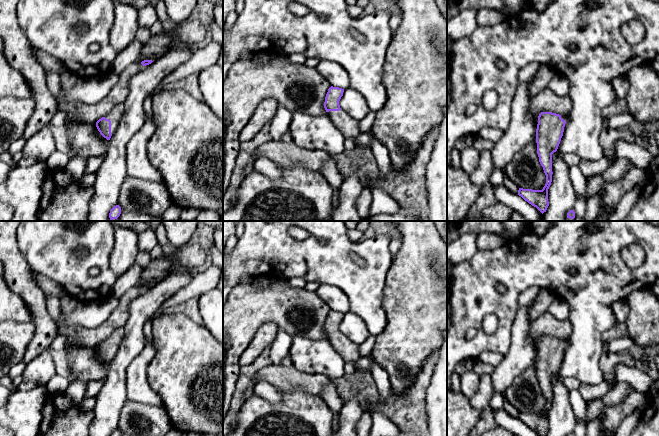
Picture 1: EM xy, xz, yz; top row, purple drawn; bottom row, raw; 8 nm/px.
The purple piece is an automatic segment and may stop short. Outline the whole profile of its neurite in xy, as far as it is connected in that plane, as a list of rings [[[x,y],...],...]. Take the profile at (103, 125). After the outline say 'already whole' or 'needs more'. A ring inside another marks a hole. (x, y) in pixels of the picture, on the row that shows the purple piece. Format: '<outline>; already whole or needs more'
[[[119,104],[113,108],[106,116],[102,117],[96,122],[98,131],[107,140],[110,140],[111,136],[116,131],[123,112],[124,106],[123,104]]]; needs more

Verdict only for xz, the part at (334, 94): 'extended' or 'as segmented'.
extended

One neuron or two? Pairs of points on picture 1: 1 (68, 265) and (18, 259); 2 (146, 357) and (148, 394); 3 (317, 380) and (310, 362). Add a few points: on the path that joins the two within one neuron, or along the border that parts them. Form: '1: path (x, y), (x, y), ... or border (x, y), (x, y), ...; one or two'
1: border (17, 238), (18, 248), (29, 267), (36, 273); two
2: path (141, 366), (141, 385); one
3: border (292, 366), (304, 372), (324, 374), (331, 379); two

